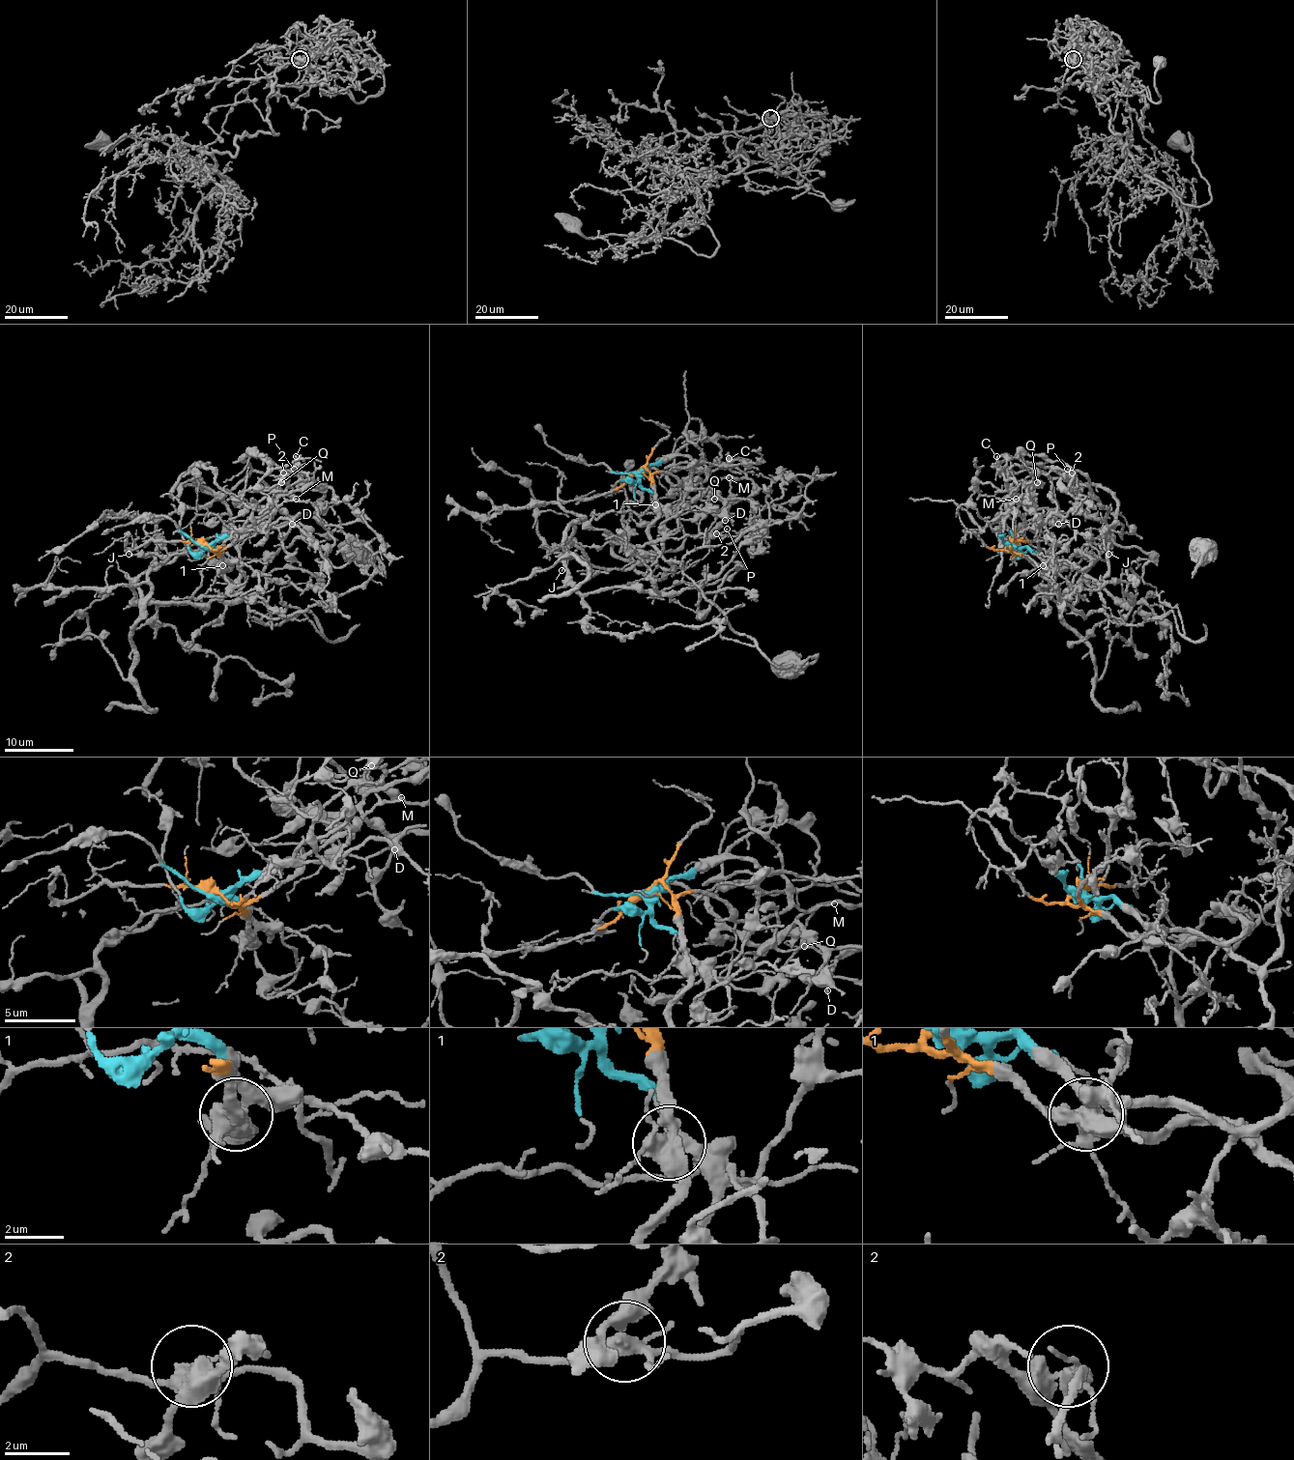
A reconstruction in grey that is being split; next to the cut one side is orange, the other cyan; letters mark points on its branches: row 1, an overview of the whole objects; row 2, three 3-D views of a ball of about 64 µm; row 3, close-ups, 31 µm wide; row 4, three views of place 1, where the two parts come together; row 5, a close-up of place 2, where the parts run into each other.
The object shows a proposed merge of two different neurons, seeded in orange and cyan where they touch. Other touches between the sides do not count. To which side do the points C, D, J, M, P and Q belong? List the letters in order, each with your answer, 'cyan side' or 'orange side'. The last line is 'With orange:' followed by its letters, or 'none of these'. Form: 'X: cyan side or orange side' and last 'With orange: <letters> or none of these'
C: orange side
D: orange side
J: orange side
M: orange side
P: orange side
Q: orange side
With orange: C, D, J, M, P, Q

